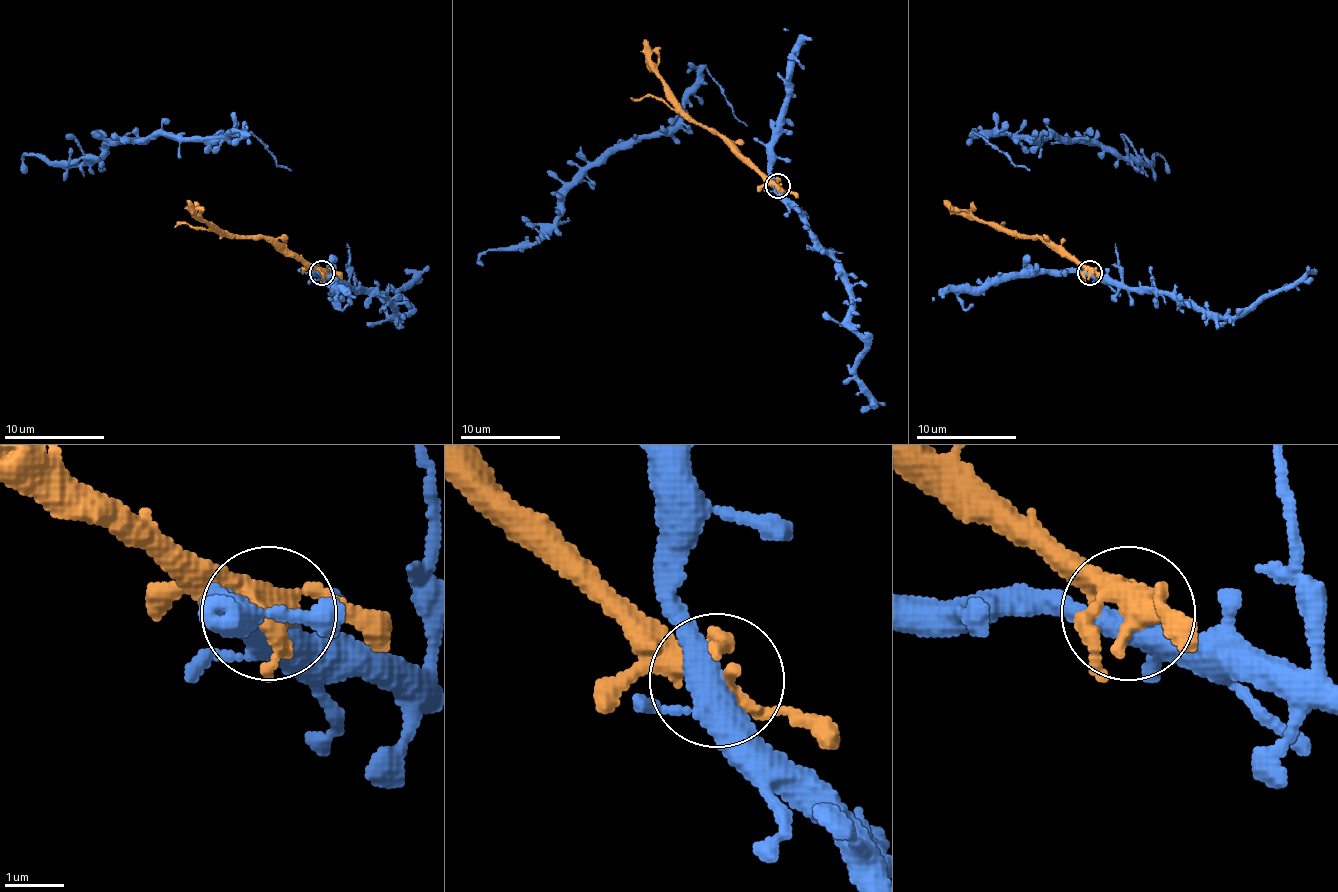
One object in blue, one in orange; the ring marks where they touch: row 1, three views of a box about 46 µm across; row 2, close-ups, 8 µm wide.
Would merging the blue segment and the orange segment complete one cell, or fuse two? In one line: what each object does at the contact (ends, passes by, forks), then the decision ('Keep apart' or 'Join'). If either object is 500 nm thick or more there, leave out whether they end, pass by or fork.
At the ring blue forks. At the ring orange forks. Keep apart

